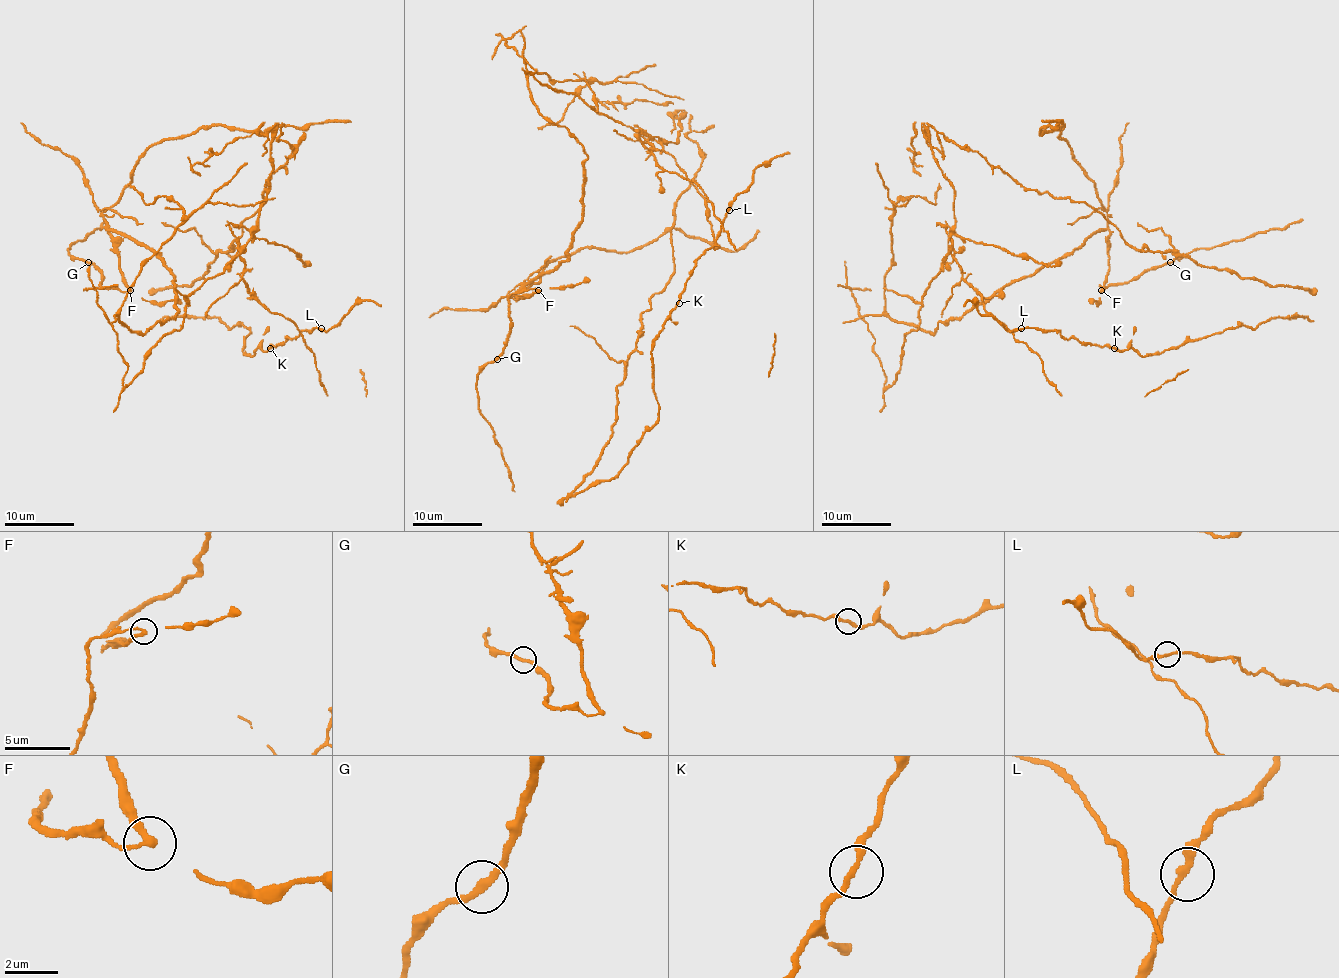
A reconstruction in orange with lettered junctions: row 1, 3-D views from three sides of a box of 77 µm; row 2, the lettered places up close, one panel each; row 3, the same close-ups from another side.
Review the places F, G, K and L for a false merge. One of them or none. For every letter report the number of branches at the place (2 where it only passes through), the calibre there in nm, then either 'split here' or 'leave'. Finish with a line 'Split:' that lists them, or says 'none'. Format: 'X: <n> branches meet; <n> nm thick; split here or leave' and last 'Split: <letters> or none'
F: 2 branches meet; 240 nm thick; split here
G: 2 branches meet; 240 nm thick; leave
K: 2 branches meet; 240 nm thick; leave
L: 2 branches meet; 240 nm thick; leave
Split: F

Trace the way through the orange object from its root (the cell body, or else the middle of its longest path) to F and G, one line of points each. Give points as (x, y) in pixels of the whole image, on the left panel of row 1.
F: (144, 358), (125, 386), (109, 320), (134, 332), (172, 320), (174, 276), (109, 229), (130, 290)
G: (144, 358), (125, 386), (109, 320), (172, 320), (174, 276), (111, 229), (128, 288), (88, 262)

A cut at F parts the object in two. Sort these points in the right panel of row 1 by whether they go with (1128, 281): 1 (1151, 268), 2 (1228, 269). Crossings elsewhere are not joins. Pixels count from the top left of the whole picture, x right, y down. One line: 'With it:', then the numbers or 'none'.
With it: 1

